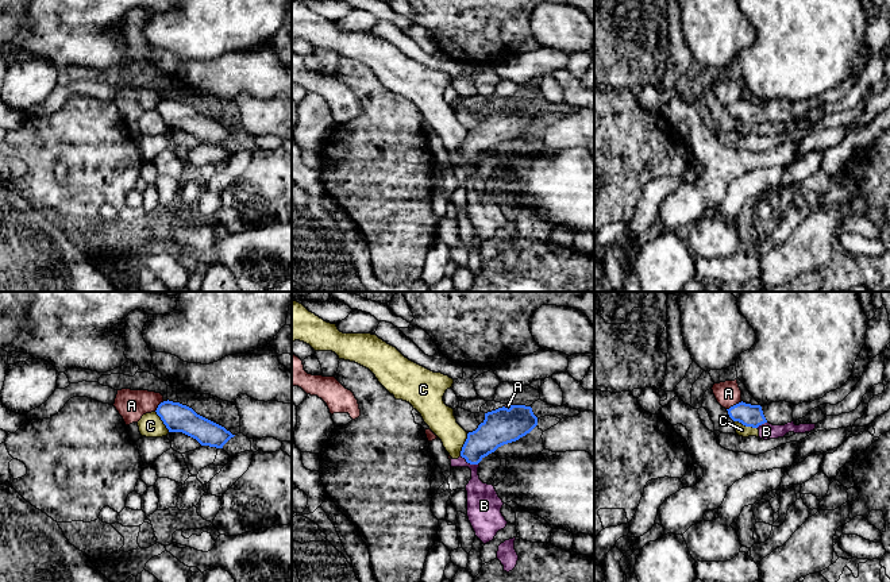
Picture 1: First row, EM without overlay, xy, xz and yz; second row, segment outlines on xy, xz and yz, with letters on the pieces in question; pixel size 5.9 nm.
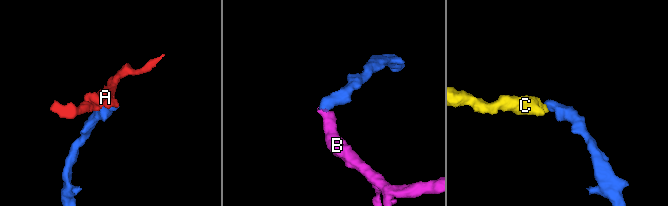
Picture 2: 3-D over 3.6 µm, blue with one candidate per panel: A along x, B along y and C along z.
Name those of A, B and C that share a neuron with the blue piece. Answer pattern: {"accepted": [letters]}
{"accepted": []}

